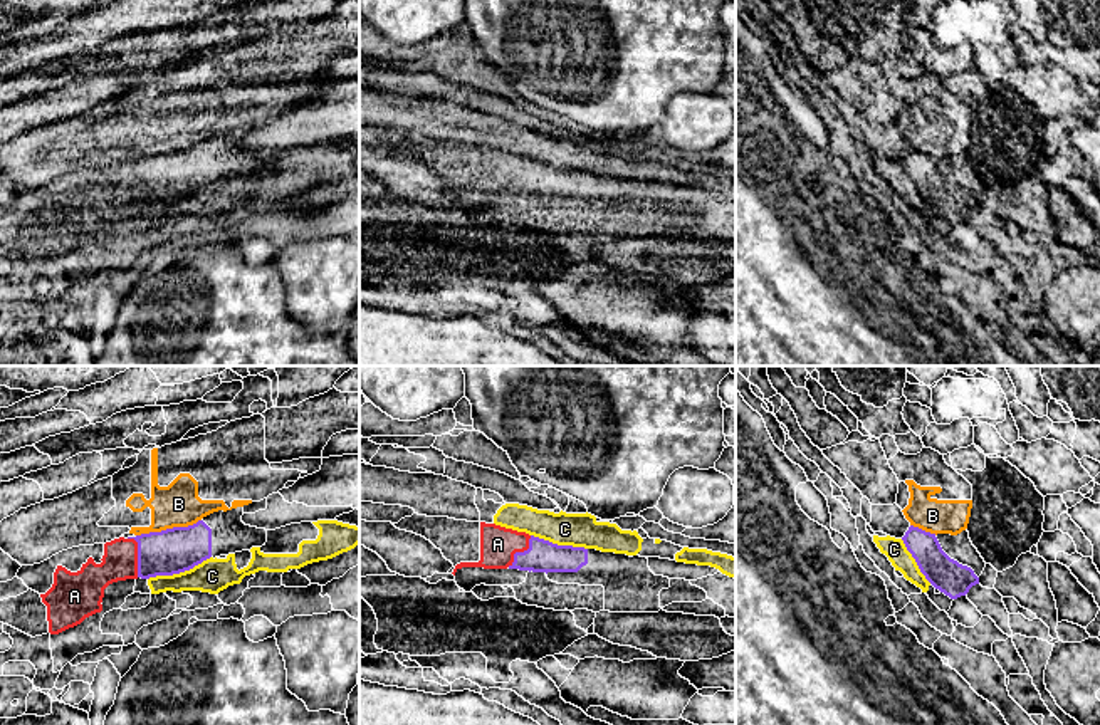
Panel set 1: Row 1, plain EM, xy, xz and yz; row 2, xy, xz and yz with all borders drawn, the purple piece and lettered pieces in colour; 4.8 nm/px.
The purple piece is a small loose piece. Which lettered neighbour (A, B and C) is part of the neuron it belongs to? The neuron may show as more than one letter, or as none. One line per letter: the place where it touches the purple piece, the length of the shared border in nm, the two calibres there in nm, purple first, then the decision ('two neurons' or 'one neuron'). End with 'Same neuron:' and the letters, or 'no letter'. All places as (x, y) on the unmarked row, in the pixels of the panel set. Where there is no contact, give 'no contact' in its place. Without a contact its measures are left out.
A: meets purple in xy at (138, 180); contact 200 nm long; 220 nm thick on the purple side, 170 nm on the other; one neuron
B: meets purple in xy at (168, 153); contact 320 nm long; 220 nm thick on the purple side, 200 nm on the other; two neurons
C: meets purple in xy at (178, 197); contact 320 nm long; 220 nm thick on the purple side, 160 nm on the other; two neurons
Same neuron: A

